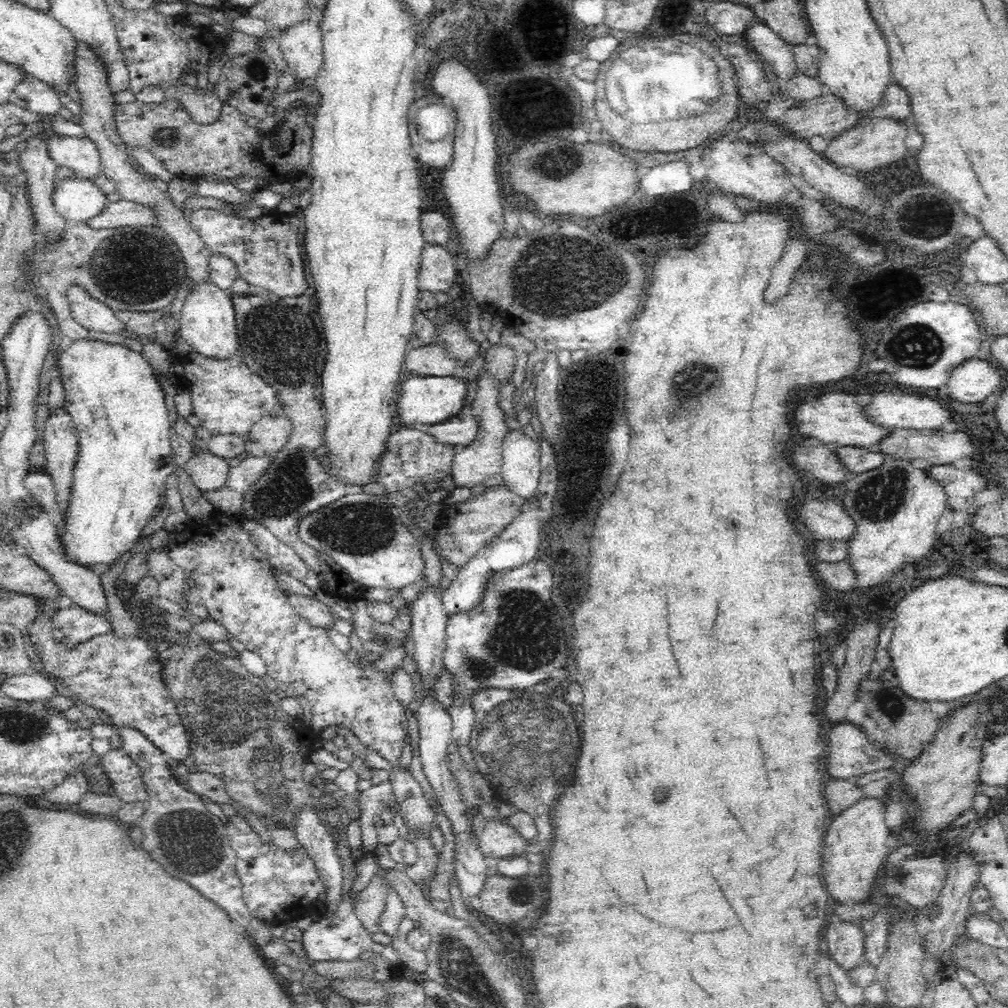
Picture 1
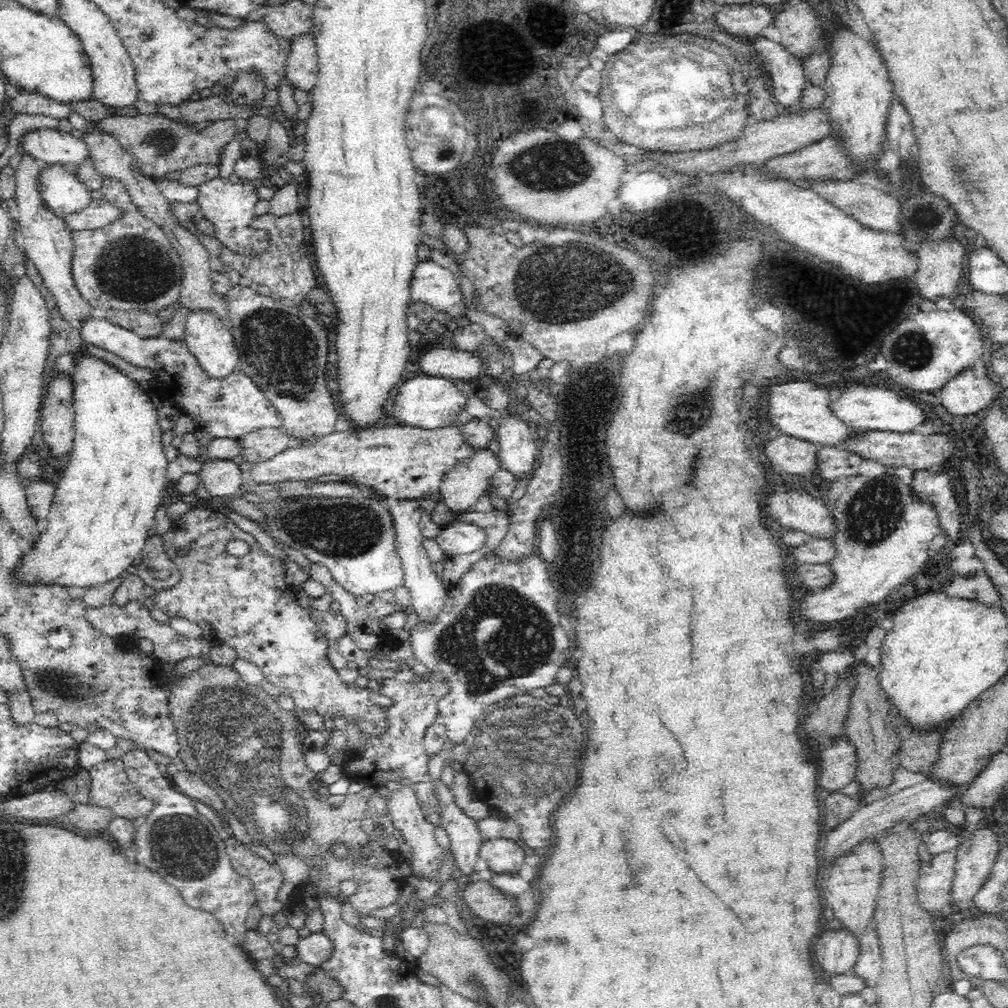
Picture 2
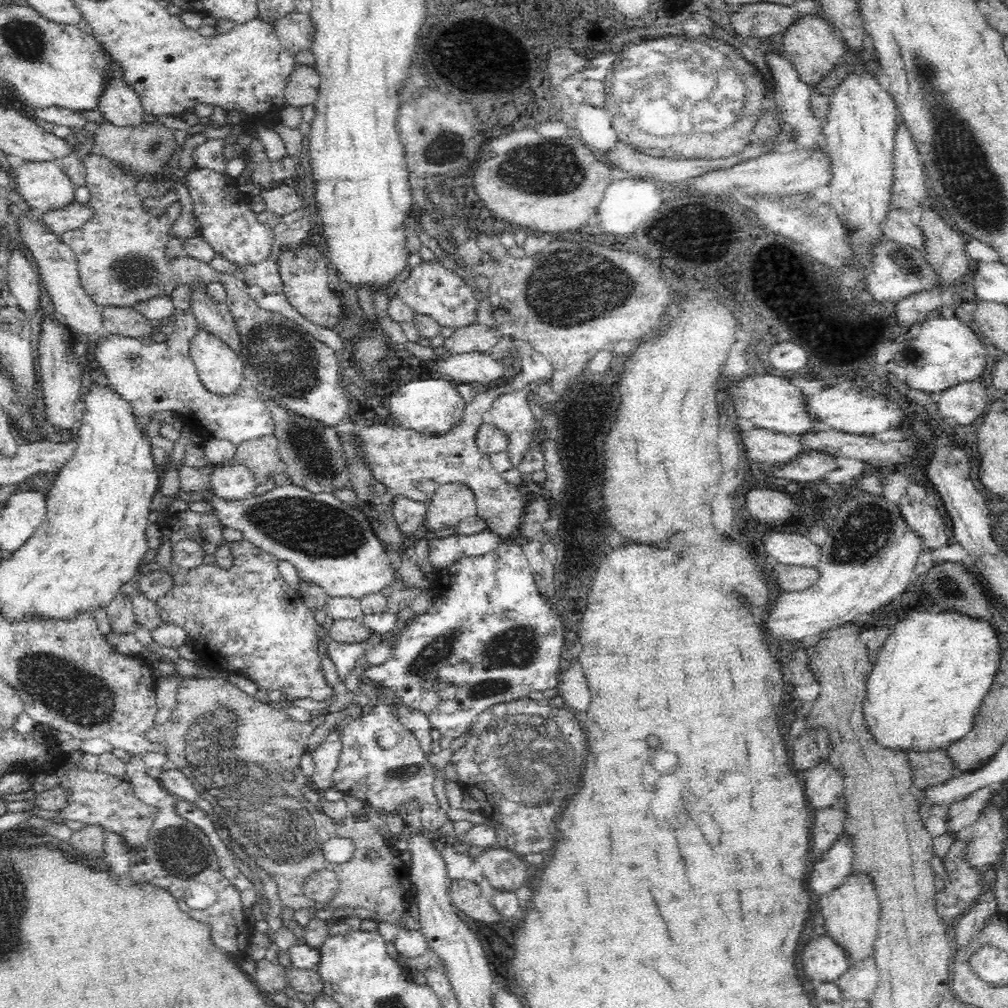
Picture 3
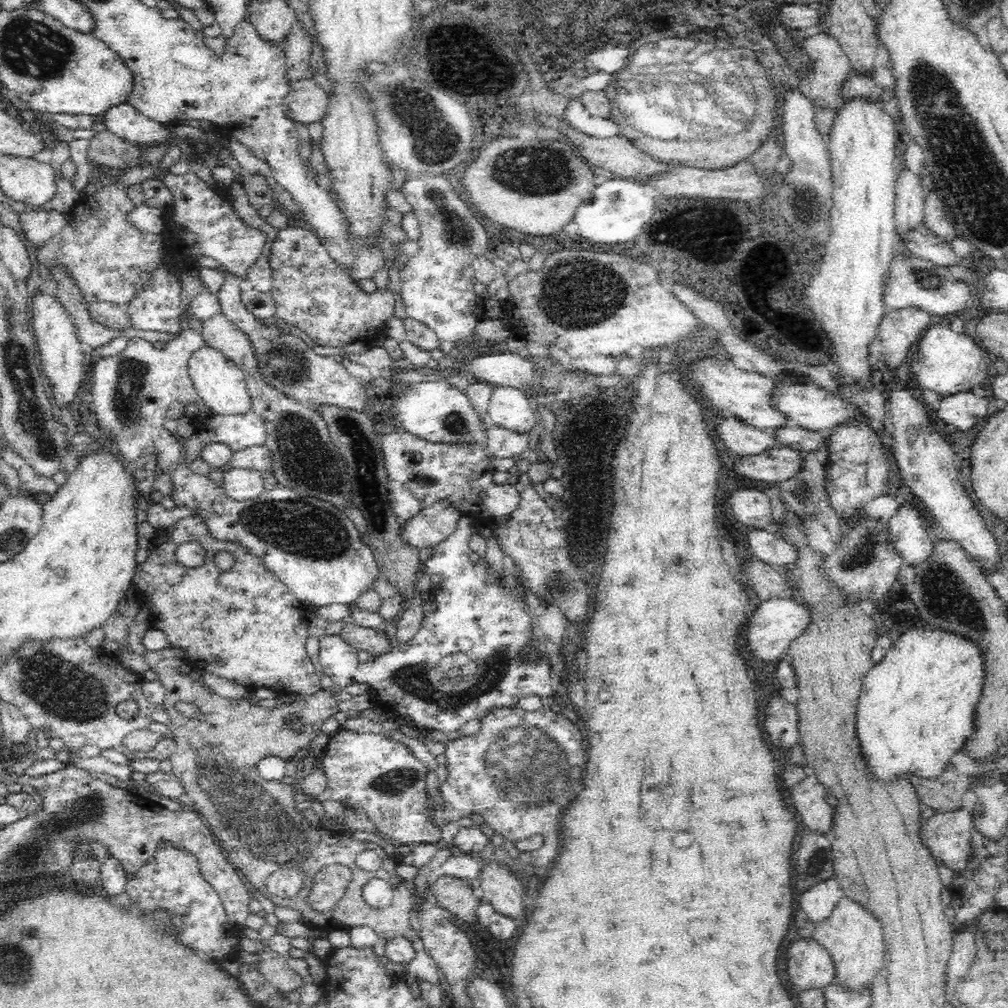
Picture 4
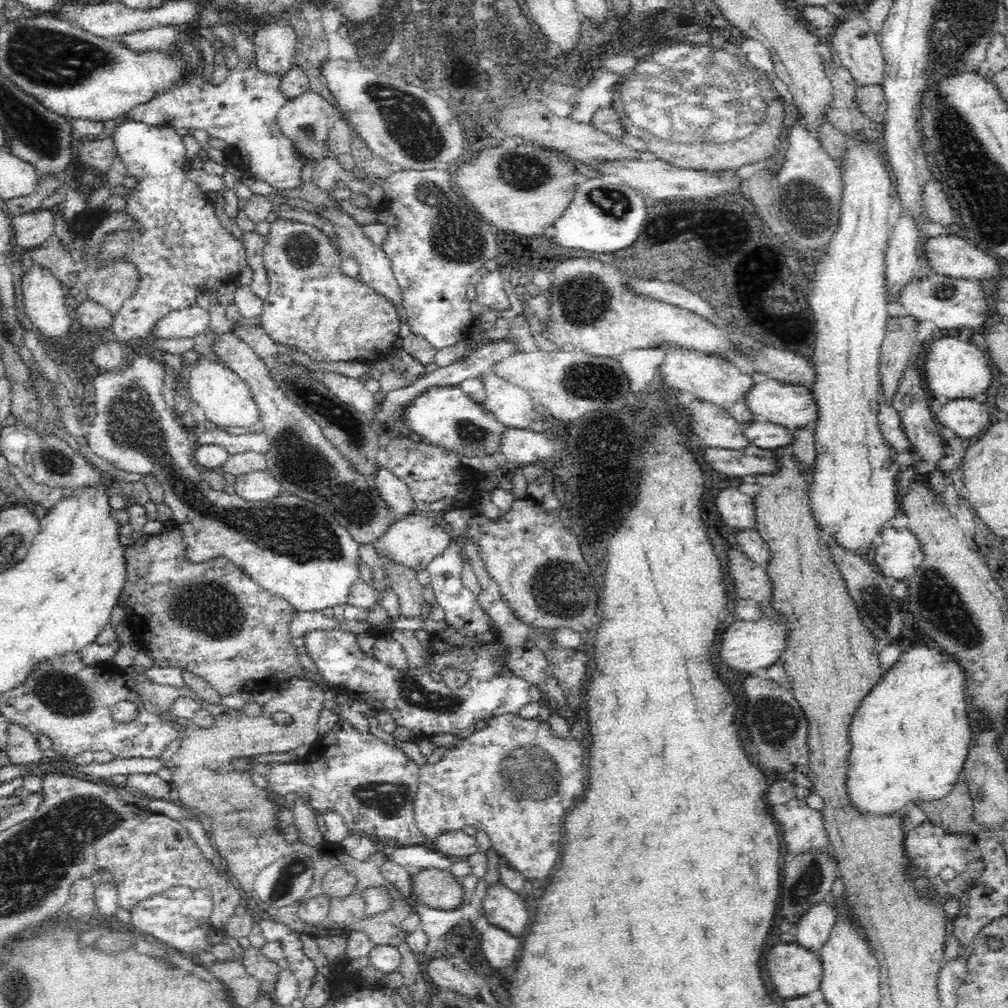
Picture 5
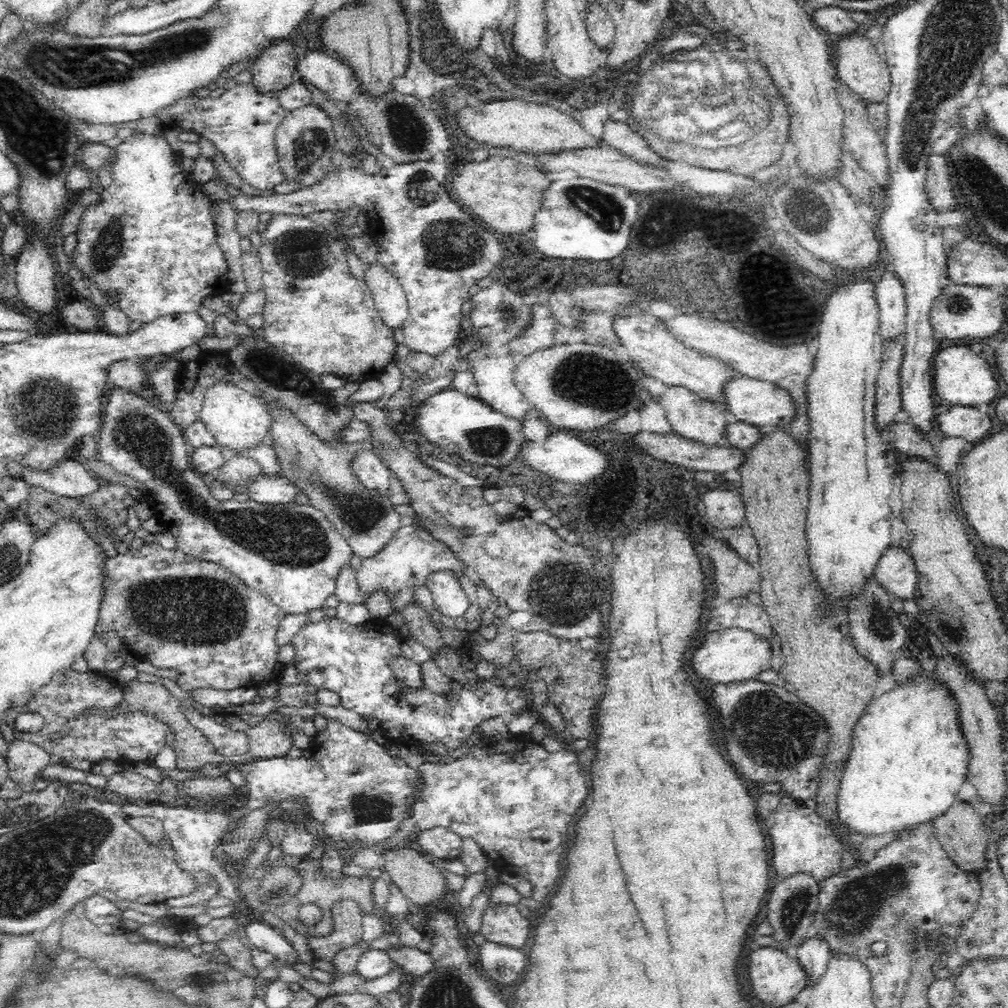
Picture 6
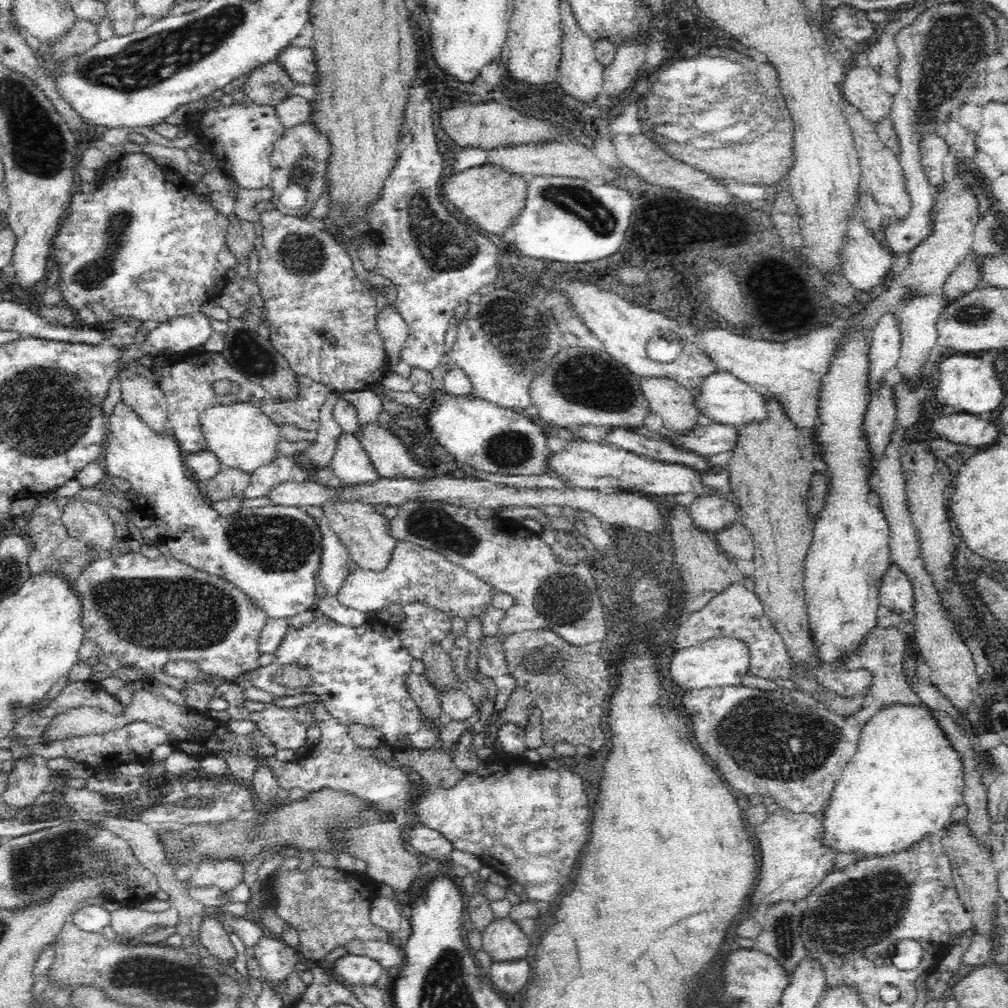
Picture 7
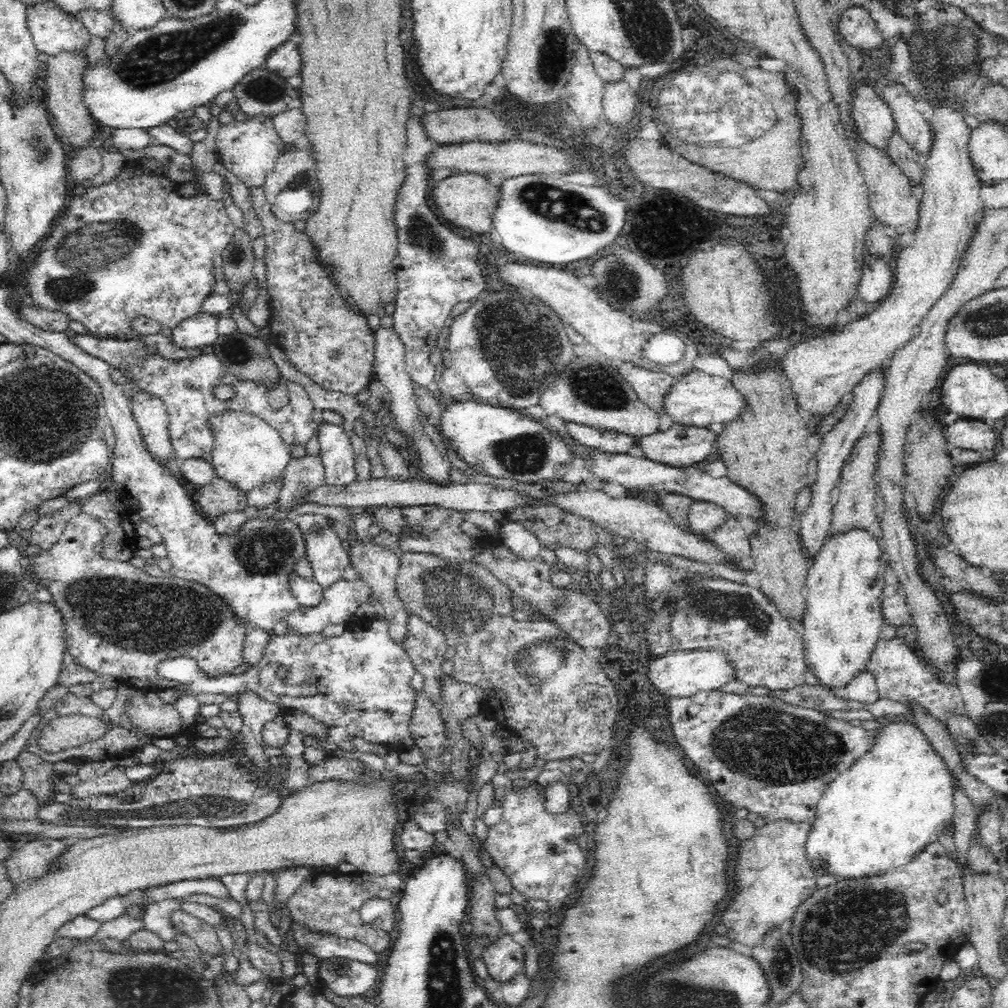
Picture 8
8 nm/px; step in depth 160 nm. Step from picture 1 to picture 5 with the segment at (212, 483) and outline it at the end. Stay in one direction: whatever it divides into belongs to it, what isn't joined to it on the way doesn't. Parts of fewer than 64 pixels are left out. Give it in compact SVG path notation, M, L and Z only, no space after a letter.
M267 469L239 474L235 478L233 485L236 495L246 501L270 500L284 491Z

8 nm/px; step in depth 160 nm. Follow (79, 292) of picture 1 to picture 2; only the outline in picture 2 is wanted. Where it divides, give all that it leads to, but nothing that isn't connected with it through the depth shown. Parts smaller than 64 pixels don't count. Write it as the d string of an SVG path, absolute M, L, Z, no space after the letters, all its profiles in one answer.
M92 315L81 321L81 340L101 346L120 356L136 367L148 367L157 380L157 388L166 401L180 405L196 425L195 430L206 431L212 438L240 440L250 431L262 427L280 427L283 418L266 398L264 391L248 375L240 370L230 371L223 377L214 377L202 369L198 360L187 350L184 341L164 336L142 338L126 327L114 324L110 319L94 318Z

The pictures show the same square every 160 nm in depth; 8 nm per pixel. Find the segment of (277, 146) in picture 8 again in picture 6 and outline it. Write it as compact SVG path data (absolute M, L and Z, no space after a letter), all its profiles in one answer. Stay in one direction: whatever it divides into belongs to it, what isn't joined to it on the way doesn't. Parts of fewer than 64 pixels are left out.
M251 81L236 84L219 98L200 98L193 93L186 95L155 110L153 115L160 118L165 127L180 127L183 131L194 131L210 139L246 184L258 190L270 190L288 181L276 147L277 126L288 111L280 105L276 91L258 91Z

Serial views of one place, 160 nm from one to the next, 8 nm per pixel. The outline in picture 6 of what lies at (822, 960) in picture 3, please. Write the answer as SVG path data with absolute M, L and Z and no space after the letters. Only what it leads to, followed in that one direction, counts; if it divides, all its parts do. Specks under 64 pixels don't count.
M770 945L760 947L748 955L747 984L750 985L750 993L763 1004L770 1006L780 1006L792 1002L802 990L808 987L811 977L809 972L804 969L804 965L798 958L790 958L784 949Z

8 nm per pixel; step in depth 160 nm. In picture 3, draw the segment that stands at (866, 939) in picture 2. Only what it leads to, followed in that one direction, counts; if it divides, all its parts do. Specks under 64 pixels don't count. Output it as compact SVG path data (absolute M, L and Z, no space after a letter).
M869 954L852 962L850 968L835 981L843 989L843 1001L848 999L870 1000L878 987L879 978L880 973L878 973L874 954Z

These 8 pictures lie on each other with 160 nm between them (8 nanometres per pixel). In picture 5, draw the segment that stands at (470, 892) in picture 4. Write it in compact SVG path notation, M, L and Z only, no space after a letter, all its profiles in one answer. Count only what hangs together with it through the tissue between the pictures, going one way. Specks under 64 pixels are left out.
M420 869L411 881L412 900L436 910L456 910L466 900L460 878L448 869Z

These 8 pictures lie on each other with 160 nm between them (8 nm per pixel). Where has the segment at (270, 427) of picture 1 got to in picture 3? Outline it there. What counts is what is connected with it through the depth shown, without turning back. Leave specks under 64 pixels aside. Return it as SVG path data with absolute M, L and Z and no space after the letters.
M274 433L242 441L233 456L236 463L247 466L255 478L271 476L281 461L278 452L278 437Z

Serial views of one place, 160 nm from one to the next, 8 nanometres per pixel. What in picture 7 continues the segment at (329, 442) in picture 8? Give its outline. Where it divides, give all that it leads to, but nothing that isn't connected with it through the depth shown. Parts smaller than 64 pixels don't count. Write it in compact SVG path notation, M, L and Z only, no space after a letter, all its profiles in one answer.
M352 433L338 437L340 440L336 446L336 454L331 460L334 473L349 485L376 484L381 475L376 472L376 467L360 441Z

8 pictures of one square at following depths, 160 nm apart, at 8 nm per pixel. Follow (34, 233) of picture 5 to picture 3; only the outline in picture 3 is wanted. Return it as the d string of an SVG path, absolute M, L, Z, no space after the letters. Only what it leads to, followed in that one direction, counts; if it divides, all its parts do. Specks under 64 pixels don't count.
M74 201L64 206L63 210L44 213L42 220L52 232L64 235L66 232L83 228L95 215L95 209L90 203Z

